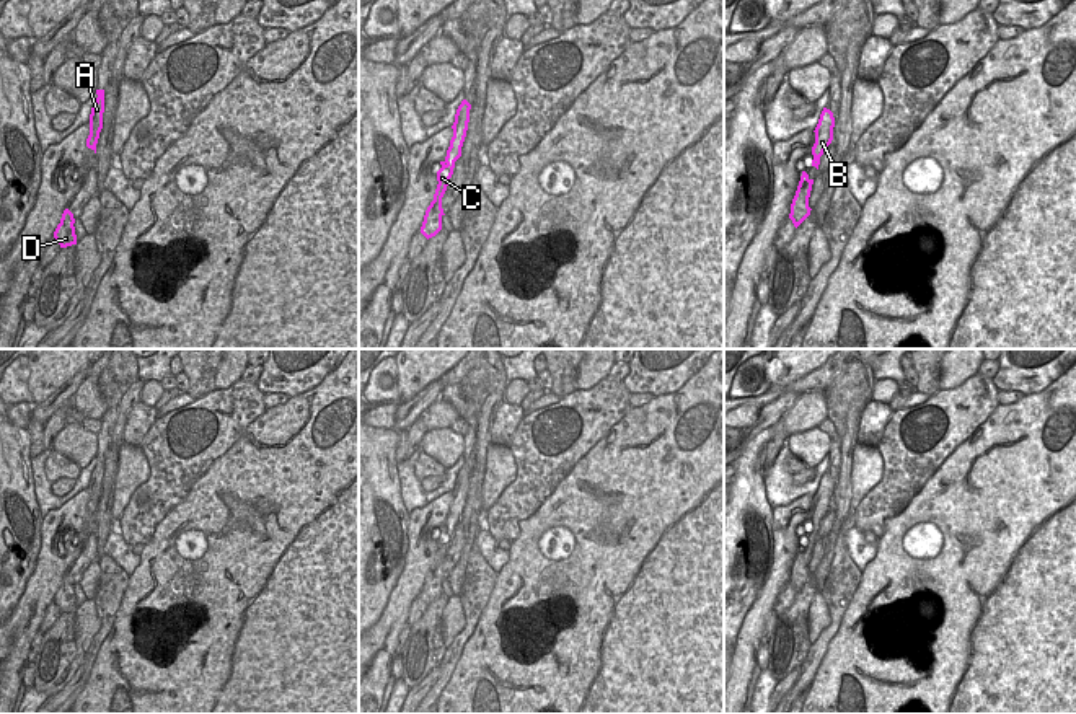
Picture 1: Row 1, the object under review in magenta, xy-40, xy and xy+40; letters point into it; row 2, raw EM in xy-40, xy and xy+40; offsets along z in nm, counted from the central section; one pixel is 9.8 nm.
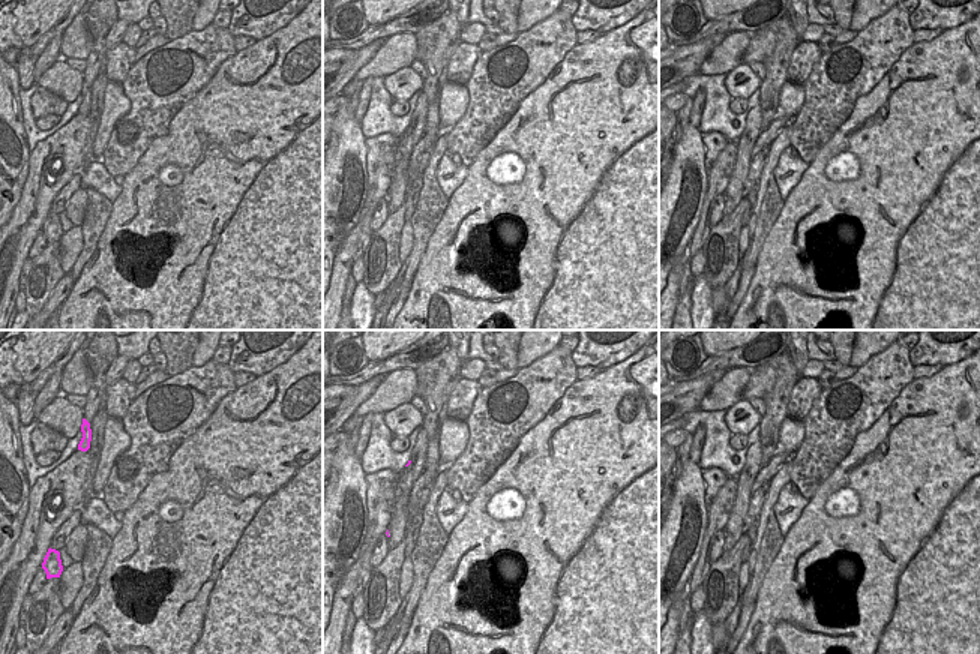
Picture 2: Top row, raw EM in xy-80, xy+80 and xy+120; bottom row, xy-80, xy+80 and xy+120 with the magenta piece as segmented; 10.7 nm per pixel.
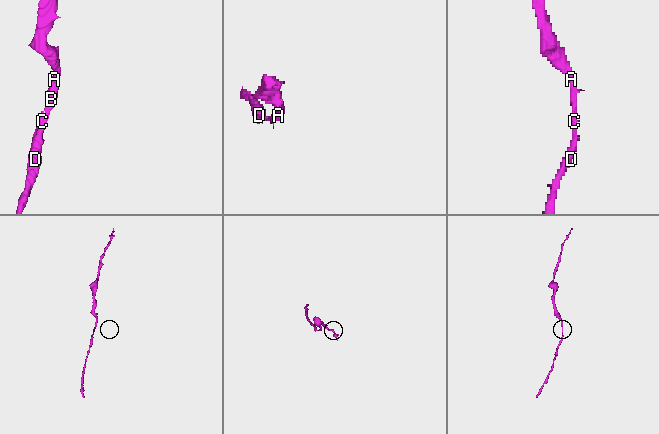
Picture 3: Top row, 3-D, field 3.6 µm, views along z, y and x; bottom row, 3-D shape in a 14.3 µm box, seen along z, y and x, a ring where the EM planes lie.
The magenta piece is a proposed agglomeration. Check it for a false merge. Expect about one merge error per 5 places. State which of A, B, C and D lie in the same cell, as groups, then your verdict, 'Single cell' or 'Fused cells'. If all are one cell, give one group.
Groups: A B C D. Single cell

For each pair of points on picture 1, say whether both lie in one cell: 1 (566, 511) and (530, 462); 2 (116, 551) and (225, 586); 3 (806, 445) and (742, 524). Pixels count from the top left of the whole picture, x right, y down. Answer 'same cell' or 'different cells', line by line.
1: different cells
2: different cells
3: different cells

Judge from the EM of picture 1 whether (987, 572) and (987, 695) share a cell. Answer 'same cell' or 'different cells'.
same cell

